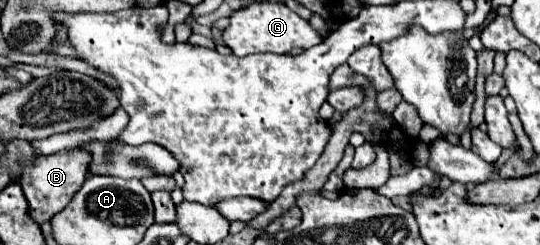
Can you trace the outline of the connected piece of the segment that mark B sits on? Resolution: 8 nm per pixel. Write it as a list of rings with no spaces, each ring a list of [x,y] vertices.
[[[73,149],[73,151],[57,151],[49,157],[41,157],[35,161],[33,167],[23,171],[23,177],[19,185],[23,187],[23,193],[29,201],[29,213],[37,225],[43,225],[51,221],[55,213],[65,209],[65,205],[71,201],[71,197],[81,189],[81,183],[87,175],[87,165],[91,161],[91,155],[85,153],[83,149]]]

